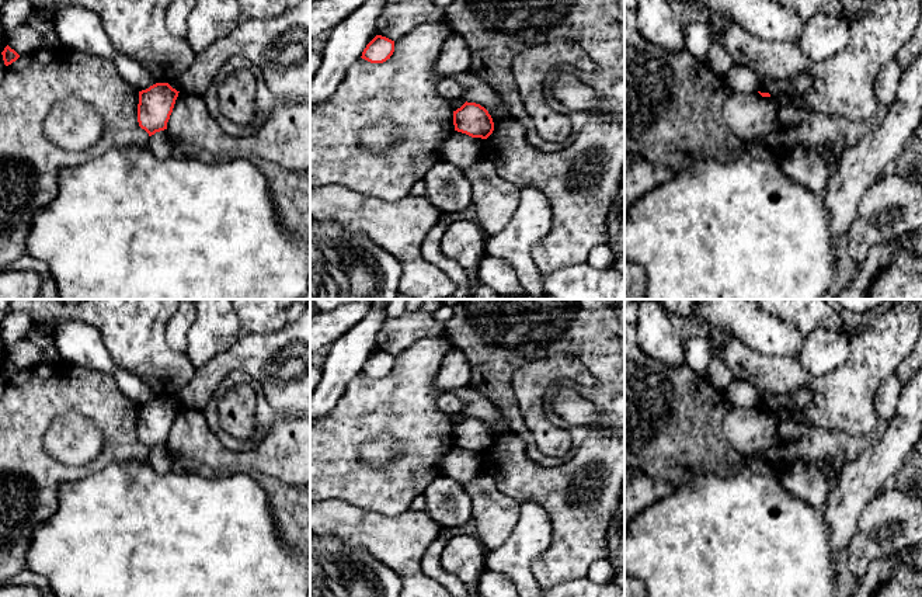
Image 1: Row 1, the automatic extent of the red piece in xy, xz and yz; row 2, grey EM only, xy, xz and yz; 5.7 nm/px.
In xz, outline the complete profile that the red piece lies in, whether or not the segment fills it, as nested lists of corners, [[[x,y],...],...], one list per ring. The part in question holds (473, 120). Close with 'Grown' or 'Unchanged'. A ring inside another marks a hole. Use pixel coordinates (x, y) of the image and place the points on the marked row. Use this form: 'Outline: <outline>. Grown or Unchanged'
Outline: [[[465,103],[453,111],[455,131],[472,138],[487,139],[494,131],[494,122],[488,111],[476,103]]]. Unchanged

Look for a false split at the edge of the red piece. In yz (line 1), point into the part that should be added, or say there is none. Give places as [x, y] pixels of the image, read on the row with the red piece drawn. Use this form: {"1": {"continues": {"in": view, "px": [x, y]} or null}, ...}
{"1": {"continues": null}}

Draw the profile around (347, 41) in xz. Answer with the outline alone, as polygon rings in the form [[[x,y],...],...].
[[[366,0],[337,27],[321,51],[321,65],[310,81],[310,105],[330,98],[351,65],[376,35],[376,21],[386,0]]]

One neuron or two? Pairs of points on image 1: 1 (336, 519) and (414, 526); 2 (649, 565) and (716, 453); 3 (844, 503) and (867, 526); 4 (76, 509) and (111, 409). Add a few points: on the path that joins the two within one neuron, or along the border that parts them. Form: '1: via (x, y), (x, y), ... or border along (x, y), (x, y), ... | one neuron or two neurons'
1: via (355, 527), (395, 527) | one neuron
2: border along (737, 474), (695, 474), (675, 489) | two neurons
3: border along (880, 492), (863, 510), (858, 530), (846, 547) | two neurons
4: border along (118, 462), (65, 481), (58, 490) | two neurons

